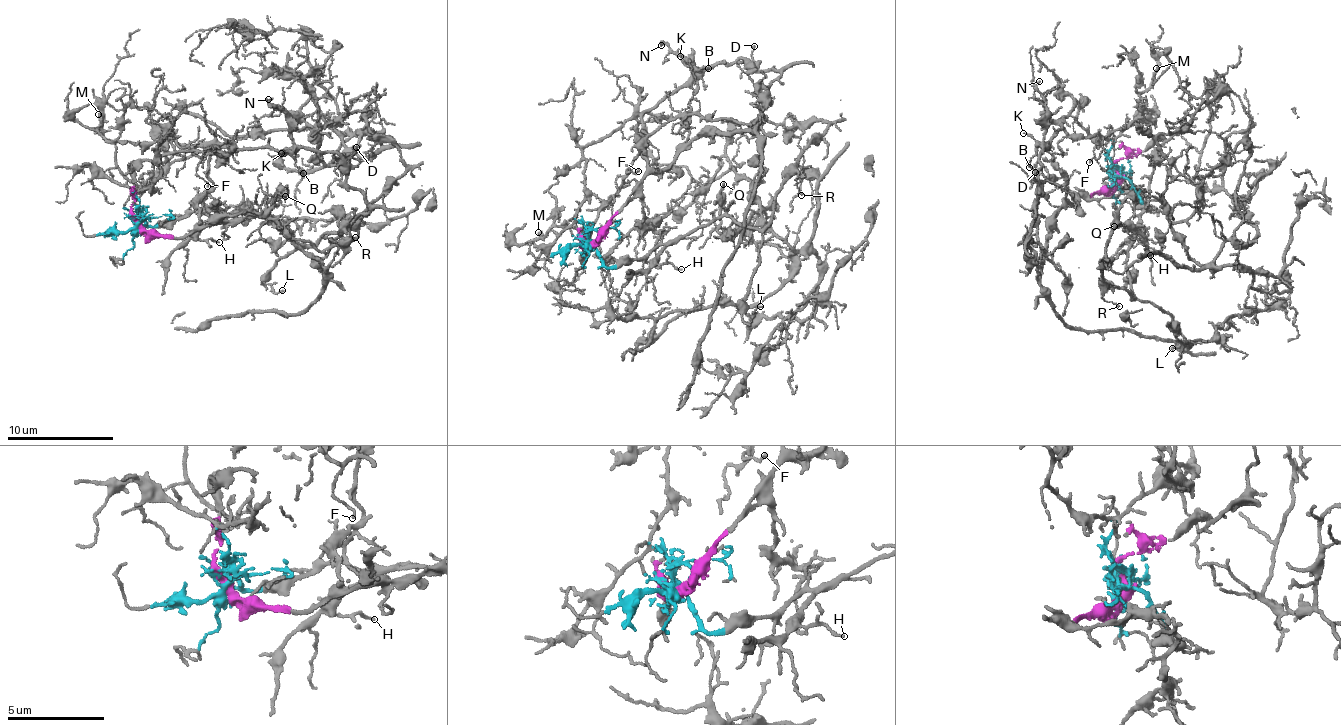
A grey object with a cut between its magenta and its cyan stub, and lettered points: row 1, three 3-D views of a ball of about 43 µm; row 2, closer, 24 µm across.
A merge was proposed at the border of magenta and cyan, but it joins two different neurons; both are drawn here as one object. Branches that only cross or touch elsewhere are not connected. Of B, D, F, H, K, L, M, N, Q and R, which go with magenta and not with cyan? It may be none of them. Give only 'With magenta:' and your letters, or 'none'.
With magenta: none

